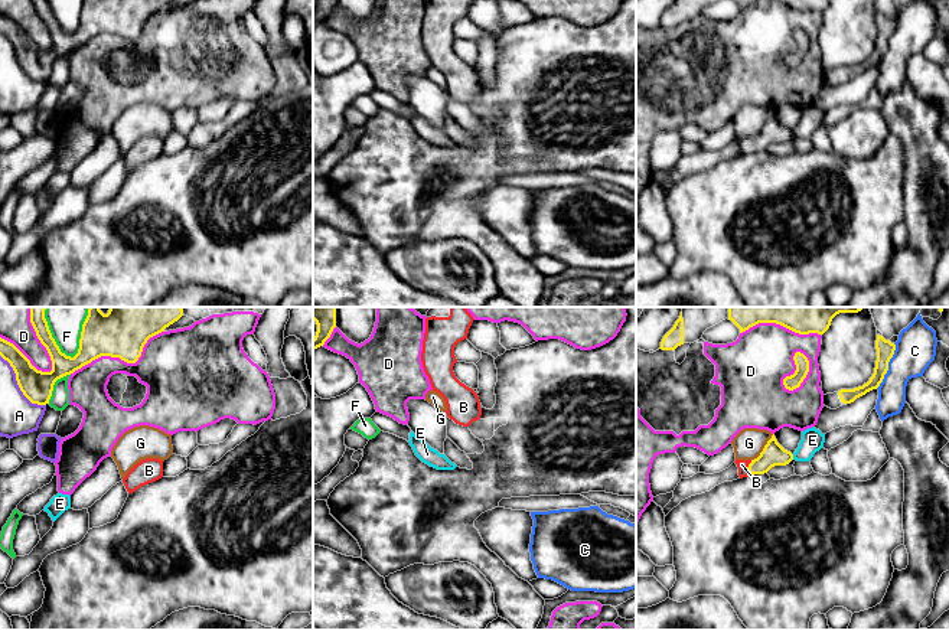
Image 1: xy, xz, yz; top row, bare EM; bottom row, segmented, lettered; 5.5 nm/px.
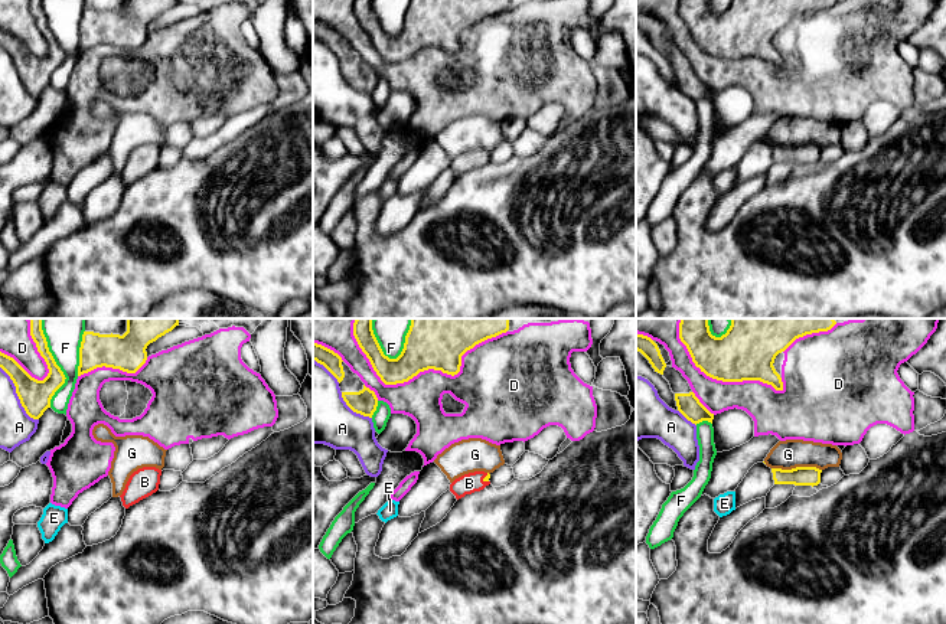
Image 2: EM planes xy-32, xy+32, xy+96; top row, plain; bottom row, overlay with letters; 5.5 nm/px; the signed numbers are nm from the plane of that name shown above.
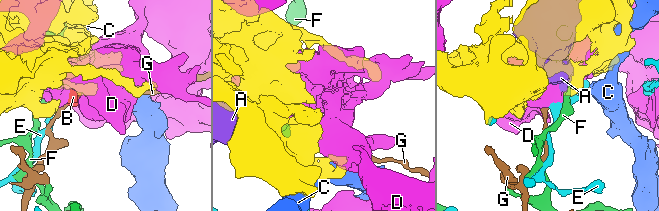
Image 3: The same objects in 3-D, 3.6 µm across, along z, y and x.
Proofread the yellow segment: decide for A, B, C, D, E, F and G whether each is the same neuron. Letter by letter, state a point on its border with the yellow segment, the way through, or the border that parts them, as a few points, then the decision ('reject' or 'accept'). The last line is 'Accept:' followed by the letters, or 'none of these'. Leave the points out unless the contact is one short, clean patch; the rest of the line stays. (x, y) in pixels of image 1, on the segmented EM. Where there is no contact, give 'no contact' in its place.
A: contact xy (18, 384); reject
B: contact yz (747, 467); way yz (773, 454), (762, 464), (747, 467), (742, 464); accept
C: contact yz (887, 366); reject
D: contact xy (39, 339); reject
E: contact yz (792, 457); reject
F: contact xy (81, 335); reject
G: contact yz (763, 449); border yz (773, 434), (763, 450), (752, 460); reject
Accept: B

